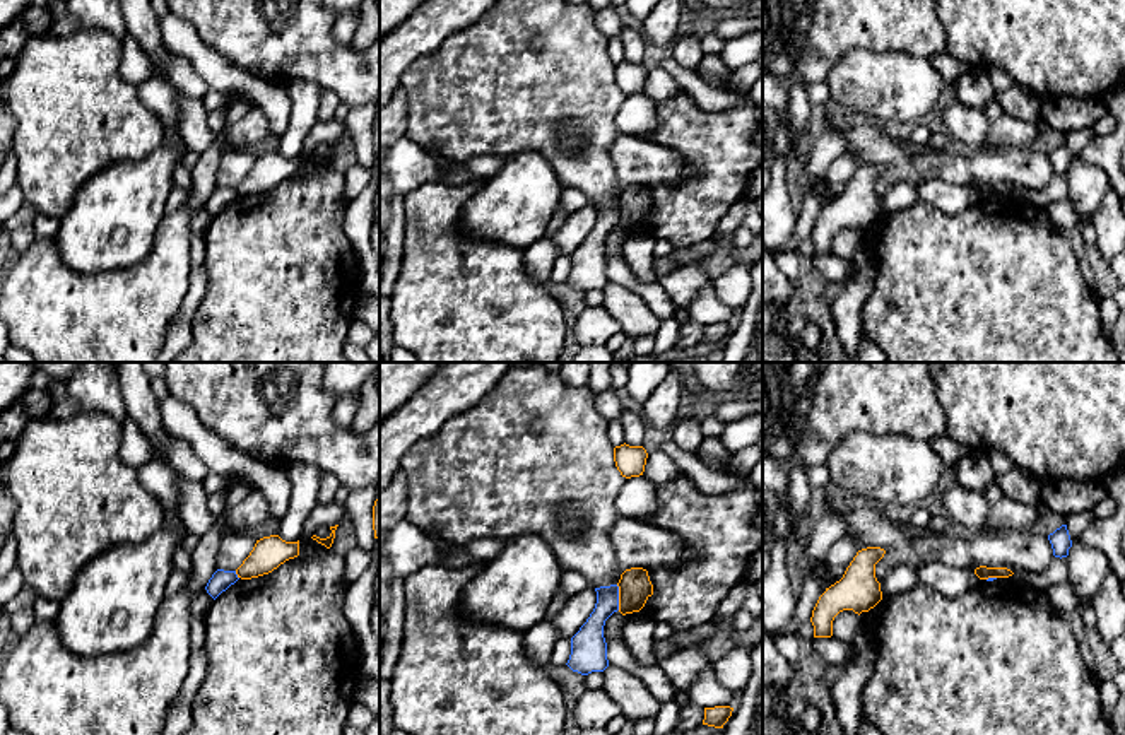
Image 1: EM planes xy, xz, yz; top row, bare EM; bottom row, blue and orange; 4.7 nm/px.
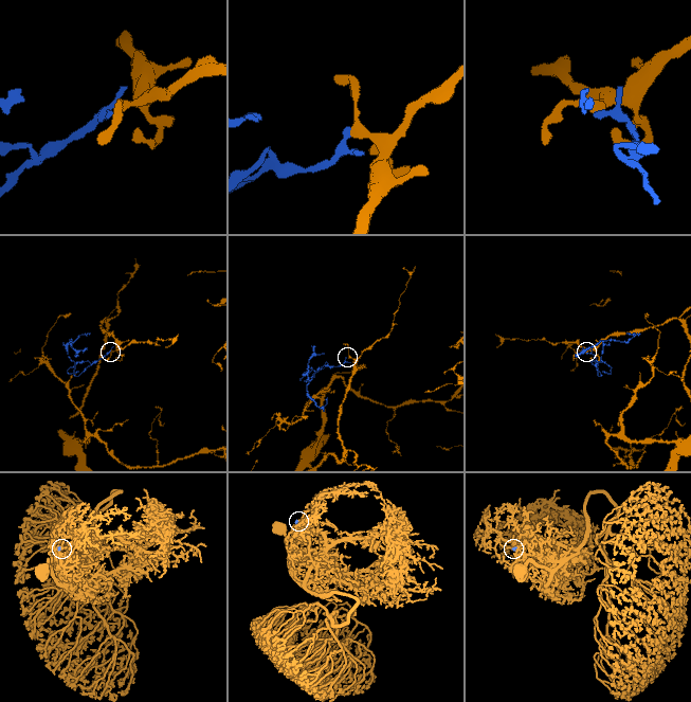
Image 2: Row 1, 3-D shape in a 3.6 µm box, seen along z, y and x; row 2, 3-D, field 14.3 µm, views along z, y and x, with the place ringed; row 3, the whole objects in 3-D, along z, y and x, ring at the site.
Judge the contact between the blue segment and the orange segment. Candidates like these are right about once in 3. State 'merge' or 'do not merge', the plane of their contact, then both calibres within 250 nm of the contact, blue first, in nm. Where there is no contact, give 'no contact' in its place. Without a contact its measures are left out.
do not merge; contact in xz; calibres 150 and 160 nm

